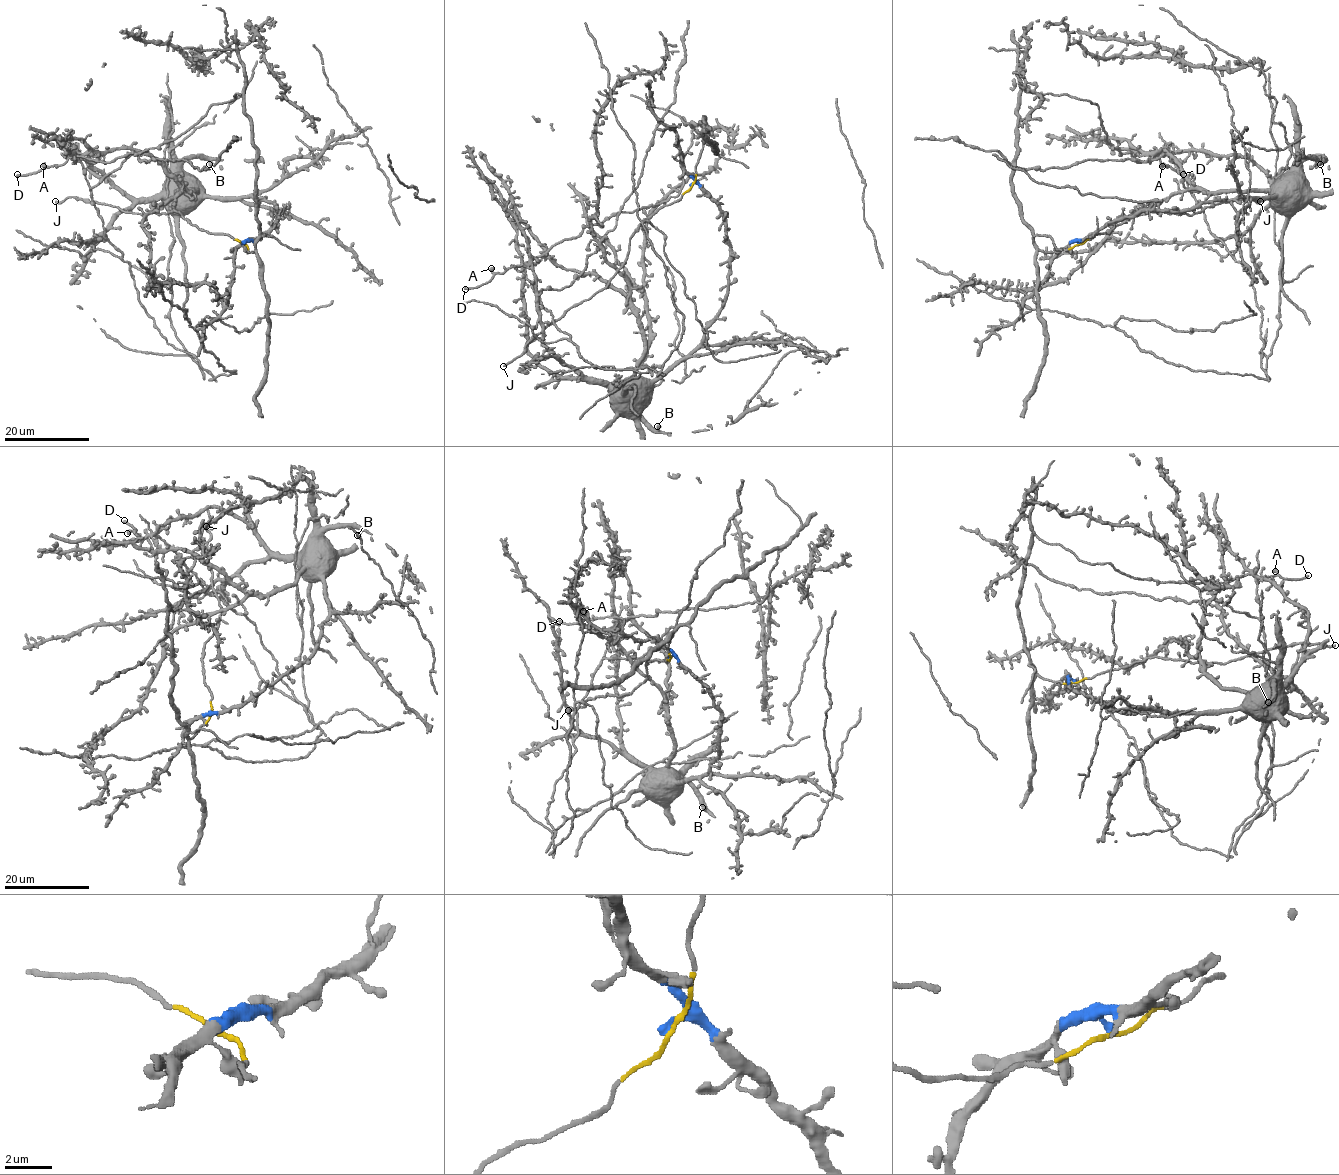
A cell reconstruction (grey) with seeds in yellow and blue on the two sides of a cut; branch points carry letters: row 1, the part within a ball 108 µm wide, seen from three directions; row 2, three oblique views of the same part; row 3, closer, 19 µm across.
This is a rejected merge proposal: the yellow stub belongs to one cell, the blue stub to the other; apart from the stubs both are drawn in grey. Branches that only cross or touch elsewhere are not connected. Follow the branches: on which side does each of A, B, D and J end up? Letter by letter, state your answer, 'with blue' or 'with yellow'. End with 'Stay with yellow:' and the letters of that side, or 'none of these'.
A: with yellow
B: with blue
D: with yellow
J: with yellow
Stay with yellow: A, D, J

